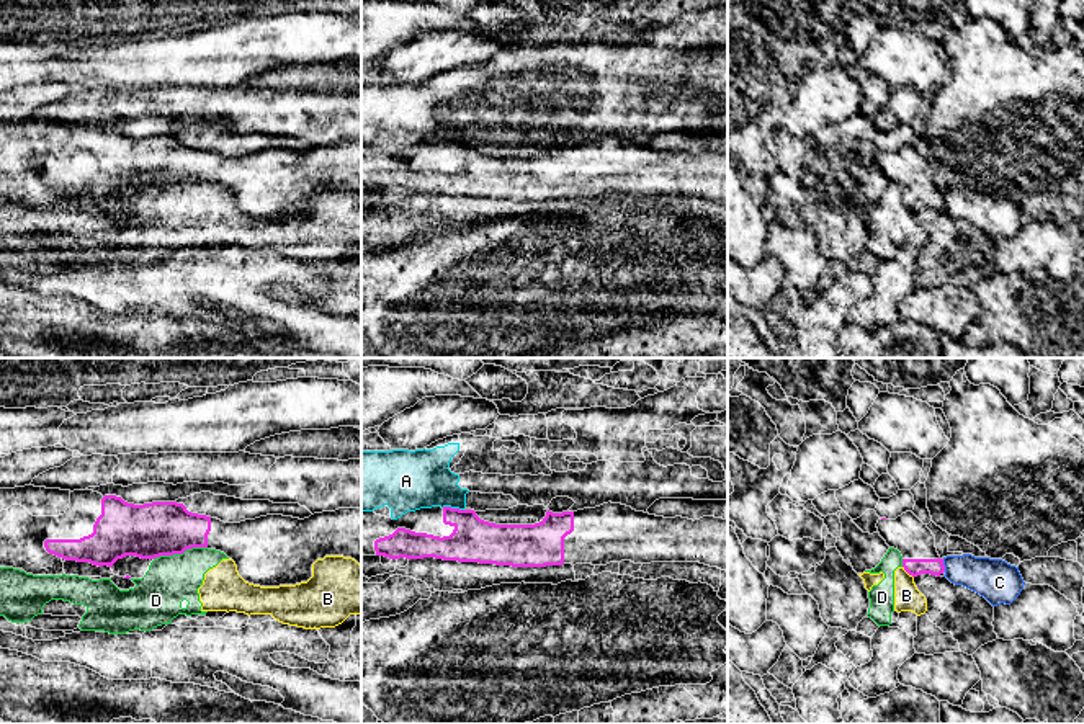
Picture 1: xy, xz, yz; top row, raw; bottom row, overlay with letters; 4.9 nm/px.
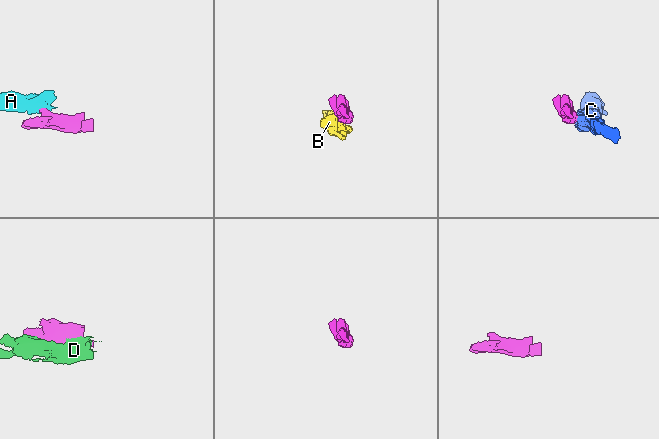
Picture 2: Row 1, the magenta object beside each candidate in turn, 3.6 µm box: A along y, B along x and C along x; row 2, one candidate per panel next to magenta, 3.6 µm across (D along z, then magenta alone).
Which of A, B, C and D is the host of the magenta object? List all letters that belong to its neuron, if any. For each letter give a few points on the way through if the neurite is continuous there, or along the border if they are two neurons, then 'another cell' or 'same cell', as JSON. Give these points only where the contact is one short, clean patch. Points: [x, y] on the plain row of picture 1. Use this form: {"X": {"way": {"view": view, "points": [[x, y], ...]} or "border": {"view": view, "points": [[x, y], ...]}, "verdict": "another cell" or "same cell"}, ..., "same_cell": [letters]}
{"A": {"border": {"view": "xz", "points": [[442, 141], [458, 141], [463, 144]]}, "verdict": "another cell"}, "B": {"border": {"view": "yz", "points": [[903, 200], [913, 211]]}, "verdict": "another cell"}, "C": {"verdict": "another cell"}, "D": {"border": {"view": "xy", "points": [[206, 180], [193, 180], [182, 187], [161, 188], [154, 193]]}, "verdict": "another cell"}, "same_cell": []}

